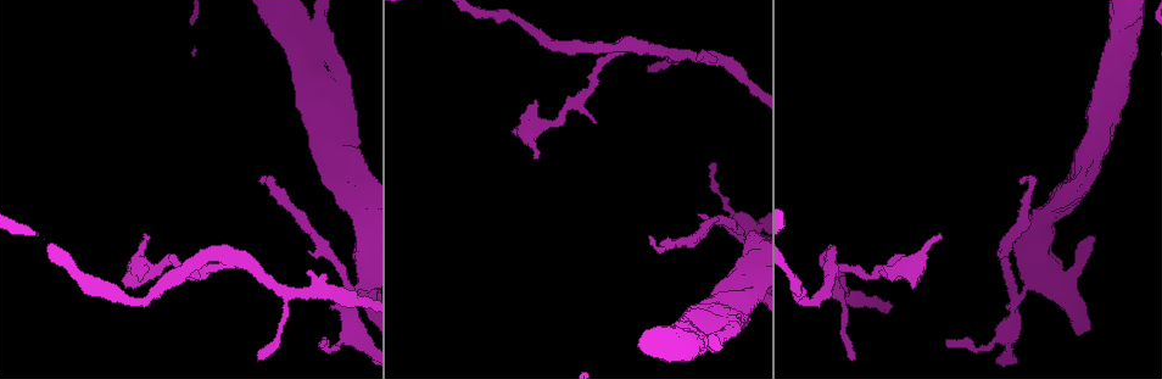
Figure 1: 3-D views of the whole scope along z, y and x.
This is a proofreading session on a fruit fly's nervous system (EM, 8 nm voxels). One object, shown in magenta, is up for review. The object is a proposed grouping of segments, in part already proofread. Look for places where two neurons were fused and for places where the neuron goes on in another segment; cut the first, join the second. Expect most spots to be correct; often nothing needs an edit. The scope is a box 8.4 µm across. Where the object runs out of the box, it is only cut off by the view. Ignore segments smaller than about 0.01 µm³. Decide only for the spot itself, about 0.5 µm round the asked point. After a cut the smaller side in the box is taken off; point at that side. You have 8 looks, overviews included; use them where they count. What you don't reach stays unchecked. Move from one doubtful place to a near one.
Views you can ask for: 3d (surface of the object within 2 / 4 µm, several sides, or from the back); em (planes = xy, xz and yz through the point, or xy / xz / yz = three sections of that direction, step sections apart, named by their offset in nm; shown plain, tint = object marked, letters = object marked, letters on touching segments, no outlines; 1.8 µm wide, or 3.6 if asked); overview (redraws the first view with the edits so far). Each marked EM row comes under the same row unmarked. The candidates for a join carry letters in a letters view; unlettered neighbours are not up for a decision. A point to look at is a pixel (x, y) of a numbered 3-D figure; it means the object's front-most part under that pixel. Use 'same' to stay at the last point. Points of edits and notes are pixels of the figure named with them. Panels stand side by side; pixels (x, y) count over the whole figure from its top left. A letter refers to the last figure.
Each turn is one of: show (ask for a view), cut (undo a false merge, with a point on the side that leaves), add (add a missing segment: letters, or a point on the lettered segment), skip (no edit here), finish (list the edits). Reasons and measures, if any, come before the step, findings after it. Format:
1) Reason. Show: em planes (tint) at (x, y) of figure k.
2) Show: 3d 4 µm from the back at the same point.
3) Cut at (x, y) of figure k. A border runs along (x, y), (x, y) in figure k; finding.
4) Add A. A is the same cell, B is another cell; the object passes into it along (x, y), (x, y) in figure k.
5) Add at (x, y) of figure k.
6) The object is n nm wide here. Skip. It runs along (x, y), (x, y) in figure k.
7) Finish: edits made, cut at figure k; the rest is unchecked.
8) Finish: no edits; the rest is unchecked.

Thin neck. Show: em 3.6 µm xy step 16 (tint) at (1023, 296) of figure 1.

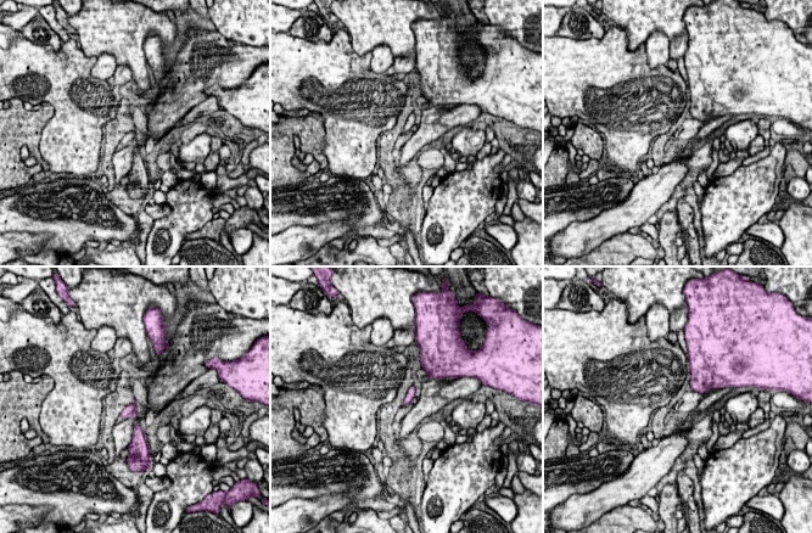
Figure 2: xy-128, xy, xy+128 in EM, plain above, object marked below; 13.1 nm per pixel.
Cut it another way. Show: em 3.6 µm yz step 8 (letters) at the same point.

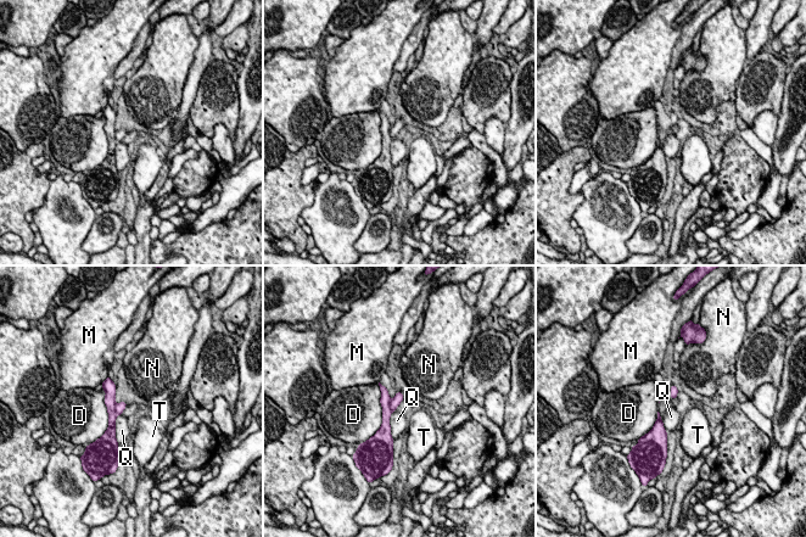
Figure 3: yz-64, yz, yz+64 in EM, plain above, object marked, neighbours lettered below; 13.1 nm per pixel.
The object is 100 nm wide here. Cut at (385, 398) of figure 3. D, M, N, Q and T are other cells; the part that leaves runs along (107, 382), (111, 403), (111, 432) in figure 3; a second neuron is stuck on.

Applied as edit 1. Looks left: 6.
Show: overview.

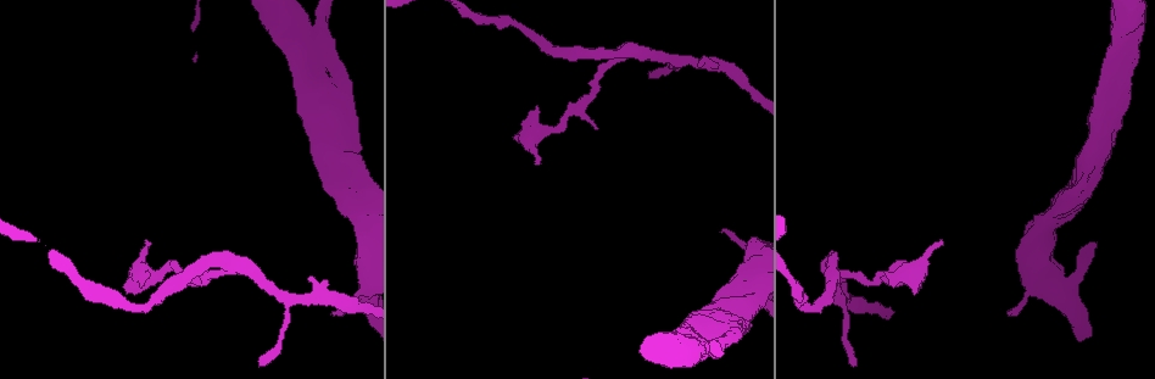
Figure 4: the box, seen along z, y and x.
Branch stops here. Show: em xz step 16 (letters) at (308, 278) of figure 4.

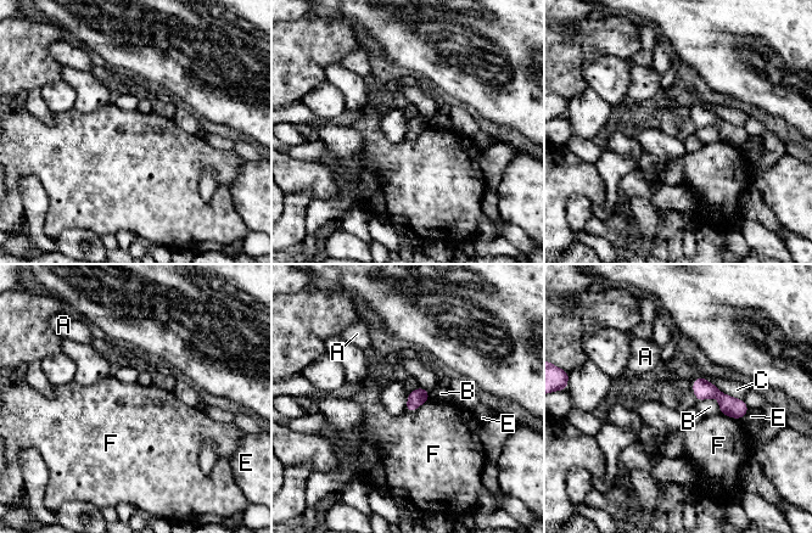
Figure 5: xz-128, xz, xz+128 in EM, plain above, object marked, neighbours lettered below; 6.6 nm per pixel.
The object is 110 nm wide here. Skip. A, B, C, E and F are other cells; no lettered segment goes on from it.

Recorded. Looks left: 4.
Free end. Show: 3d 2 µm at (535, 108) of figure 4.

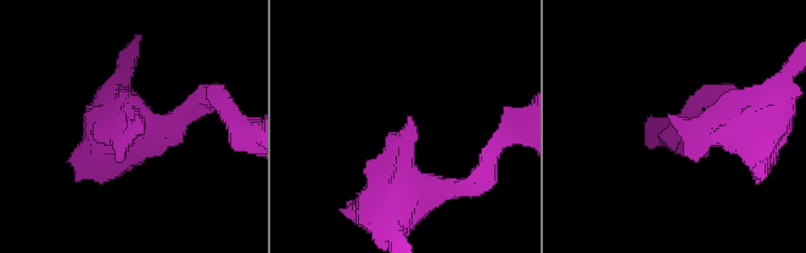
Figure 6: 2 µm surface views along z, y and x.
Shape alone is not enough. Show: em 3.6 µm planes (letters) at (410, 119) of figure 6.

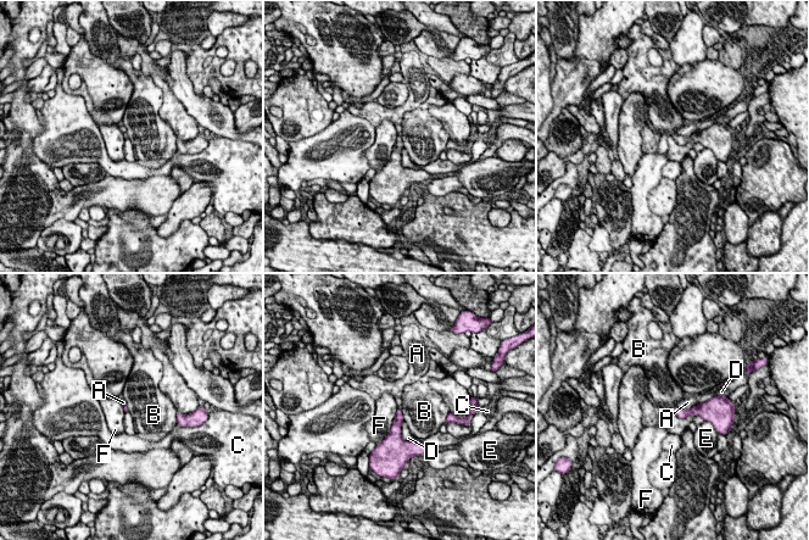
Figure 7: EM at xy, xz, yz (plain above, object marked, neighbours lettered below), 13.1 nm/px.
Skip. A, B, C, D, E and F are other cells; a border runs along (400, 410), (403, 421) in figure 7; none of them fits.

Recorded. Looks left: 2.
Finish: edits made, cut at figure 3; the rest is unchecked.

